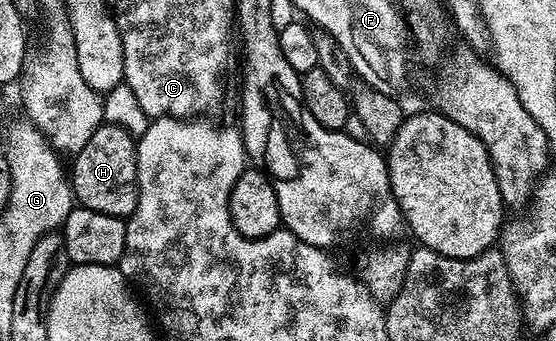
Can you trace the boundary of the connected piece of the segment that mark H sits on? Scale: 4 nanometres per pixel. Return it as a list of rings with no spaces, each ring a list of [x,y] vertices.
[[[102,123],[87,145],[72,158],[71,184],[76,204],[128,219],[137,206],[137,142],[123,127]]]

